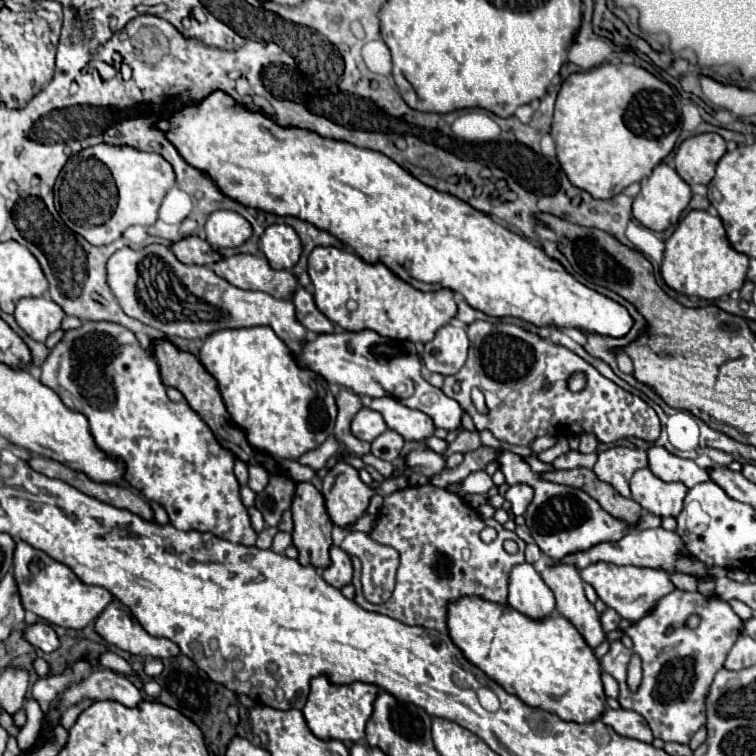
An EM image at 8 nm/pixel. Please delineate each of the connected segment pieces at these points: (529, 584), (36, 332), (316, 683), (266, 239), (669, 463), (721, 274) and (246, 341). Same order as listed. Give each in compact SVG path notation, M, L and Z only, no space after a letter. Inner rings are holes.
M519 563L509 573L509 605L527 617L543 619L555 611L553 591L531 563Z
M27 297L21 299L13 313L17 325L35 341L45 341L49 333L57 331L61 319L65 317L59 311L59 305L45 297Z
M315 677L311 681L311 693L307 705L303 707L305 721L313 735L319 739L339 739L343 743L359 743L365 739L365 725L373 713L373 701L379 689L367 683L353 685L333 685L327 677Z
M275 223L265 229L261 249L273 269L293 269L301 255L301 241L293 227Z
M657 445L649 447L647 461L649 461L649 469L663 481L681 481L687 487L693 487L709 479L709 473L697 467L695 461L681 459L669 453L665 447L657 447Z
M689 211L665 245L661 275L675 291L701 299L719 299L743 287L749 257L731 247L721 217L709 215L707 211Z
M257 325L215 331L203 339L203 345L199 349L199 361L207 369L207 373L217 379L221 397L227 405L231 419L239 427L245 427L247 441L255 449L267 451L277 459L299 459L303 453L319 447L319 443L323 443L327 435L331 435L337 417L337 405L333 393L329 391L329 383L319 373L299 367L291 349L275 335L271 327Z

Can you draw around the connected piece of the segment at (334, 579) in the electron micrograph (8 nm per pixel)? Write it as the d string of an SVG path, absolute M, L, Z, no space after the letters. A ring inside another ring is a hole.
M333 545L329 549L329 555L331 555L331 563L329 563L329 567L323 569L323 579L329 585L341 589L343 585L351 583L351 575L353 575L351 557L341 547L337 547L337 545Z

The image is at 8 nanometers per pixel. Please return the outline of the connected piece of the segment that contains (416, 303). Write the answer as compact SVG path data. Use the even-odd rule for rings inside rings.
M315 247L311 251L309 277L315 285L313 297L319 311L345 331L371 329L389 339L427 343L435 337L435 331L447 325L457 313L451 289L419 291L399 279L383 263L365 263L359 255L337 247ZM349 299L357 301L357 309L353 313L345 307Z

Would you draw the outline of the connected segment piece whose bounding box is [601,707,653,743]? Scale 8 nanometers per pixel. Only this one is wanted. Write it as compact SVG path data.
M605 709L601 715L601 721L609 727L613 727L619 735L623 737L631 737L631 739L639 739L643 743L651 743L653 735L651 729L647 727L645 719L635 713L635 711L627 711L627 709Z

